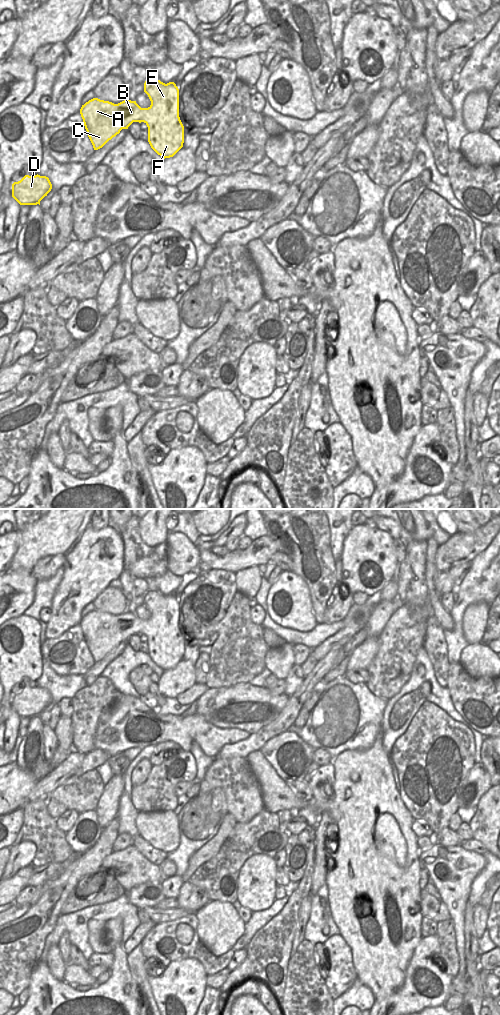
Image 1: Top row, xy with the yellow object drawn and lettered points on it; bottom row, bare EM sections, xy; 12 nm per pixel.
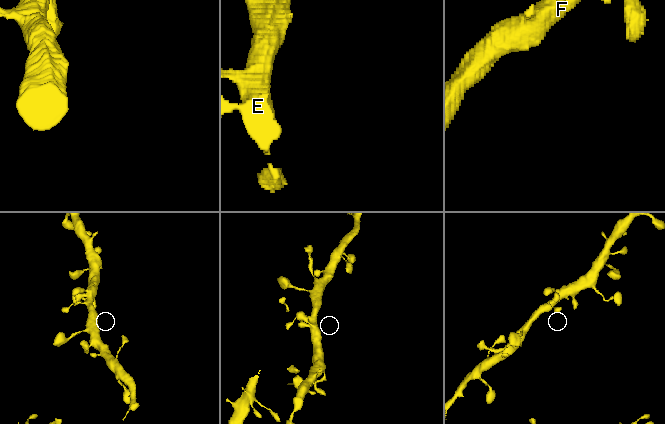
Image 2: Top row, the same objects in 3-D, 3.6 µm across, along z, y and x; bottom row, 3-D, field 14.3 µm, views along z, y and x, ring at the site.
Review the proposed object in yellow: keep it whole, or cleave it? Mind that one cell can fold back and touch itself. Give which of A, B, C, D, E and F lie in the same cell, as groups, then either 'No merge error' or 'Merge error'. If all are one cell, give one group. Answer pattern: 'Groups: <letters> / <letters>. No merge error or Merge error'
Groups: A B C D E F. No merge error

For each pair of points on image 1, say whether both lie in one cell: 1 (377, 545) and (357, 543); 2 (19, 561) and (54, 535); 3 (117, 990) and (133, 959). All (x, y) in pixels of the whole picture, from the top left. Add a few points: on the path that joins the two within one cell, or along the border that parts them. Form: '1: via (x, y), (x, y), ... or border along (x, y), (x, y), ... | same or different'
1: via (372, 540), (368, 539), (362, 543) | same
2: via (28, 553), (45, 537) | same
3: border along (127, 955), (128, 971), (137, 990) | different

